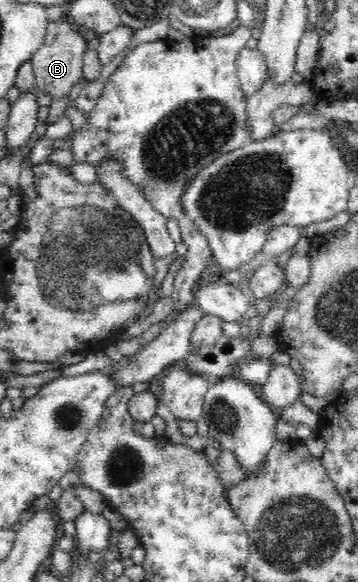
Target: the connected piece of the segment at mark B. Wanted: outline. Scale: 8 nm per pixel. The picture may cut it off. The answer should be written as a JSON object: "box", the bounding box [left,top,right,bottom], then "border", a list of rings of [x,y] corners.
{"box":[31,20,88,99],"border":[[[64,20],[53,21],[47,27],[43,45],[31,55],[37,89],[48,93],[50,99],[61,99],[69,95],[71,88],[83,76],[84,53],[88,46],[88,40],[83,38],[79,30],[73,29],[69,23]]]}

